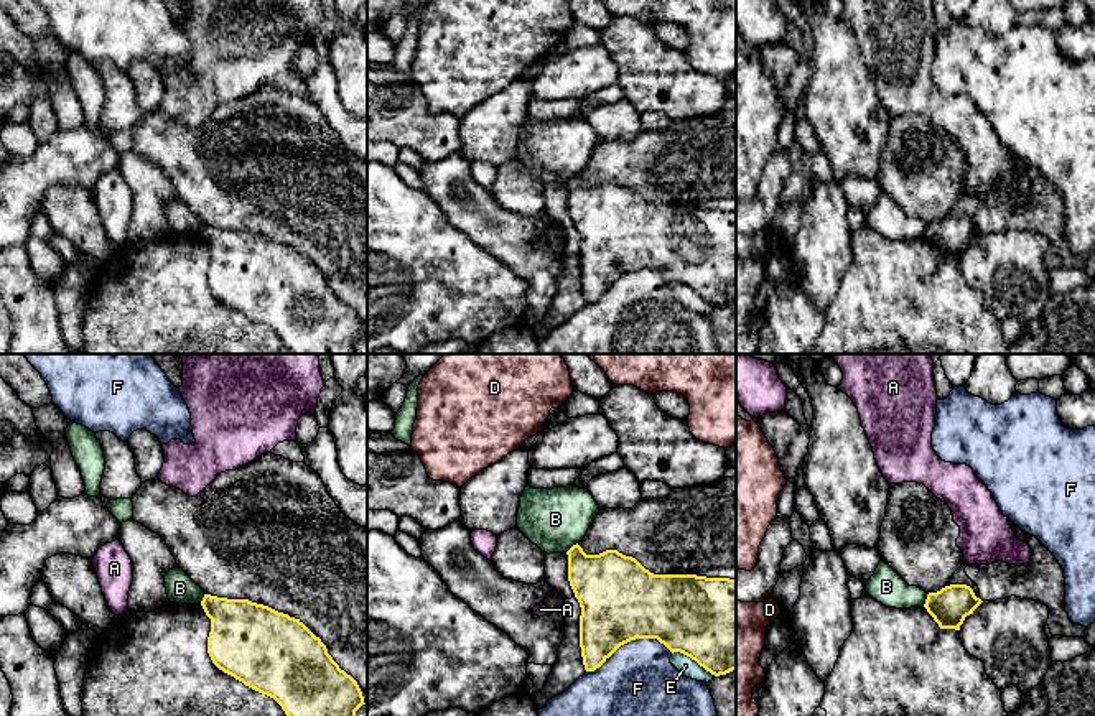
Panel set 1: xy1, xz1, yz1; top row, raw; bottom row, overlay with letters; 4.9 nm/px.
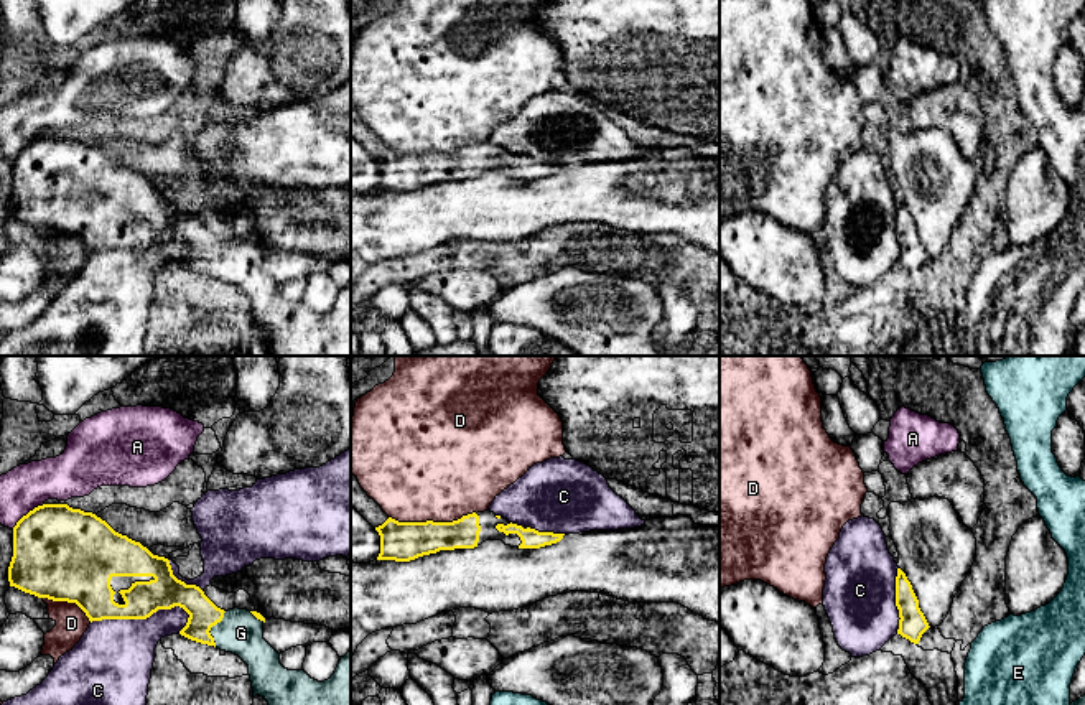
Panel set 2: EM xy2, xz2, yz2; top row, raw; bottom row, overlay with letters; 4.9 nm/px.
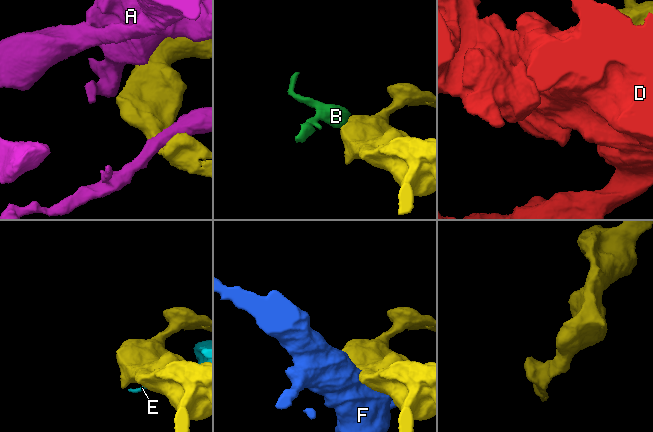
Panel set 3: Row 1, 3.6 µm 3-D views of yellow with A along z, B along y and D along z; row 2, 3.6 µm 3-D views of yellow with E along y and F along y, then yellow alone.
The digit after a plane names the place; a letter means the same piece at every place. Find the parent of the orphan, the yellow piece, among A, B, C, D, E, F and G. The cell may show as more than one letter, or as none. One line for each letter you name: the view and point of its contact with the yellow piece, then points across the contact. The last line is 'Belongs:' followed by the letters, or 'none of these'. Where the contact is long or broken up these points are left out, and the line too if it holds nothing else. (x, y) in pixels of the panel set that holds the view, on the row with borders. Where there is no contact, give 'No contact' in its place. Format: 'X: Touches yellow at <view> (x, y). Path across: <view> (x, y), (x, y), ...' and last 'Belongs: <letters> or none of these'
G: Touches yellow at xy2 (211, 626). Path across: xy2 (203, 613), (211, 626), (241, 633)
Belongs: G

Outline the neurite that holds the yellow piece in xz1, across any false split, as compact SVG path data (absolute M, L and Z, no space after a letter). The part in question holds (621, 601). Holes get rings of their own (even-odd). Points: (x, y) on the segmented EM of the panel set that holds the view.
M576 543L568 551L568 581L580 602L580 647L586 672L599 668L621 645L657 639L672 653L680 652L715 676L736 670L736 579L697 574L654 574L636 558L617 550L586 555Z

